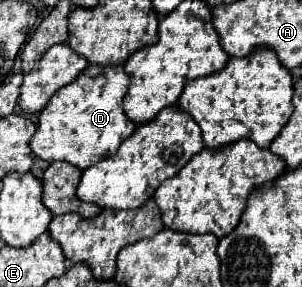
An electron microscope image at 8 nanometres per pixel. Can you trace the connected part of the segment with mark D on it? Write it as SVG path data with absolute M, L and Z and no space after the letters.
M105 69L103 75L79 75L67 87L61 87L47 107L39 113L37 133L29 141L31 151L43 161L67 161L79 169L87 169L97 161L117 153L119 145L135 131L135 123L123 111L123 97L129 77L117 69Z

